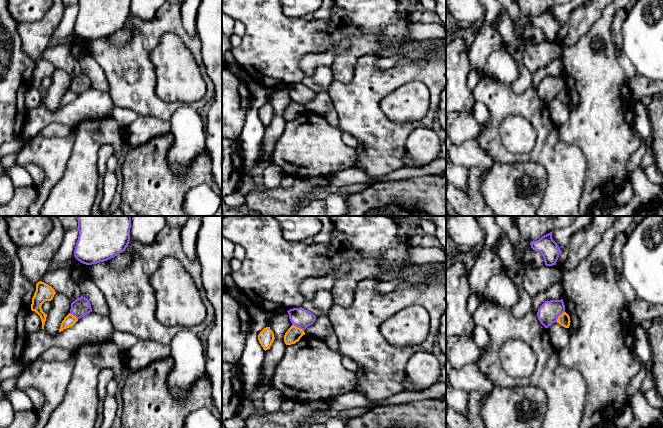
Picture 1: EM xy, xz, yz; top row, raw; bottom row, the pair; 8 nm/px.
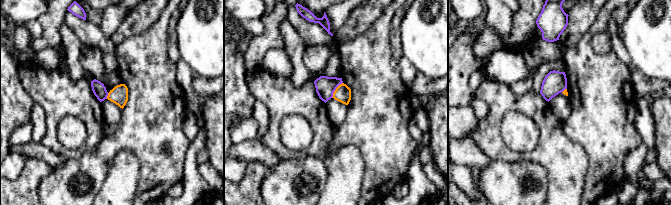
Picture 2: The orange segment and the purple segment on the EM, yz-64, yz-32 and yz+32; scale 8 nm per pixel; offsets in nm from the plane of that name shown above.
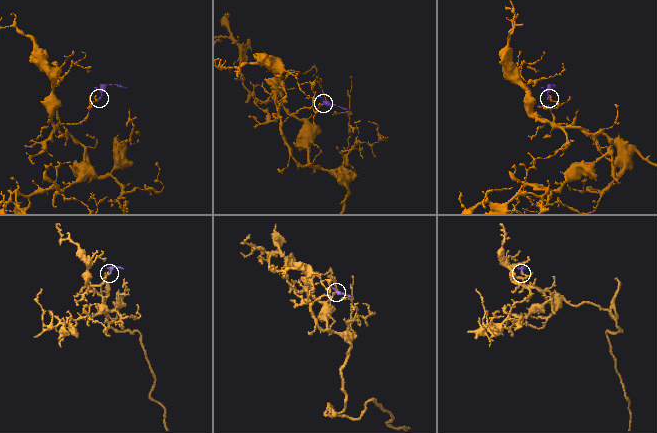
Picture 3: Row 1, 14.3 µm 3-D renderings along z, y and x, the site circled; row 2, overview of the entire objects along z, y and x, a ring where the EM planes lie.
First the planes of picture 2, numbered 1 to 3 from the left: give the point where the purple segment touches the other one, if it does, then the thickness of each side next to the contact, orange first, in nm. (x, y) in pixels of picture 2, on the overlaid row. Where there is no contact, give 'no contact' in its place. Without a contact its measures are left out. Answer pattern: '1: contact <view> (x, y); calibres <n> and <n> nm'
1: contact yz-64 (107, 96); calibres 140 and 110 nm
2: contact yz-32 (335, 90); calibres 130 and 160 nm
3: contact yz+32 (564, 90); calibres 40 and 190 nm

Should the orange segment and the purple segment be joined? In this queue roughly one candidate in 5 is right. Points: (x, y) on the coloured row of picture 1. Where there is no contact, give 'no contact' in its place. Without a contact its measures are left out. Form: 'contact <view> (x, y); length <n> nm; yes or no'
contact xz (297, 327); length 110 nm; no

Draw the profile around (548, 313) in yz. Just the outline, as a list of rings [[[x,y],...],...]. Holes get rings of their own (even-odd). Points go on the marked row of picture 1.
[[[563,299],[545,301],[537,312],[537,317],[540,323],[548,328],[555,323],[560,315],[565,312]]]

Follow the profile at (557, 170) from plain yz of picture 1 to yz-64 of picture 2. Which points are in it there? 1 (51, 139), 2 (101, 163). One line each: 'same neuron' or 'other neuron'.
1: same neuron
2: other neuron

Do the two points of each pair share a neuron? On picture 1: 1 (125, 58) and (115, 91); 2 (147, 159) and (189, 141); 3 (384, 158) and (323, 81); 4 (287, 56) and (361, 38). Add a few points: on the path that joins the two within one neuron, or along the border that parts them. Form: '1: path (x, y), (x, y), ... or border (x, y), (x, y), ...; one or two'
1: path (125, 66), (125, 81), (123, 83); one
2: border (169, 132), (172, 144), (168, 167), (173, 173); two
3: border (333, 81), (329, 84); two
4: path (305, 38), (343, 34); one

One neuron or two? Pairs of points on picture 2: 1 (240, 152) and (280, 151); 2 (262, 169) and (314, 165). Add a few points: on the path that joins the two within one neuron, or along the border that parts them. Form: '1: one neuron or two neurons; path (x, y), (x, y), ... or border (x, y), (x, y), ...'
1: two neurons; border (258, 140), (283, 160)
2: two neurons; border (272, 167), (272, 170), (263, 179), (260, 189)

